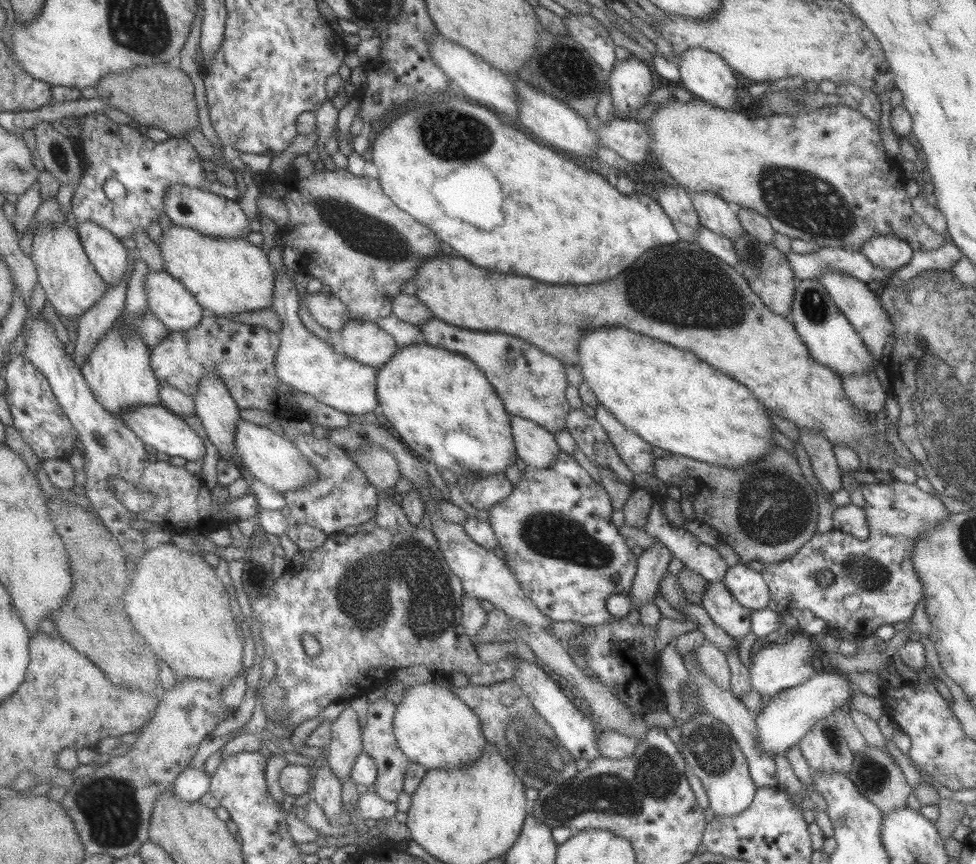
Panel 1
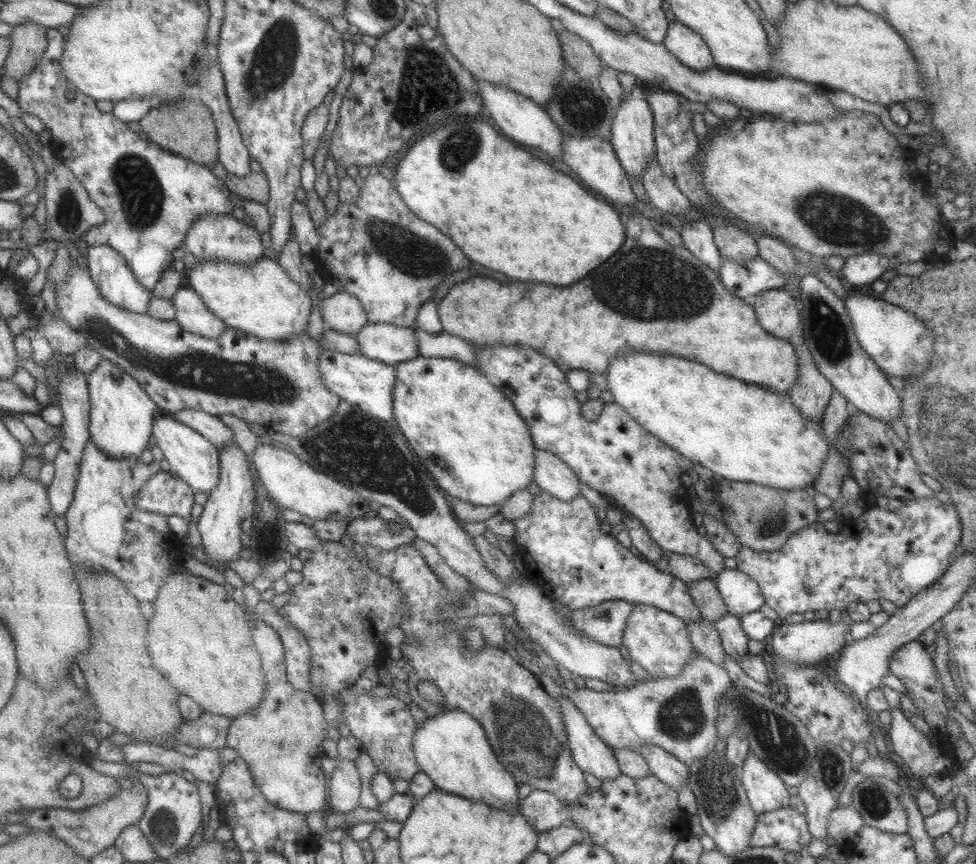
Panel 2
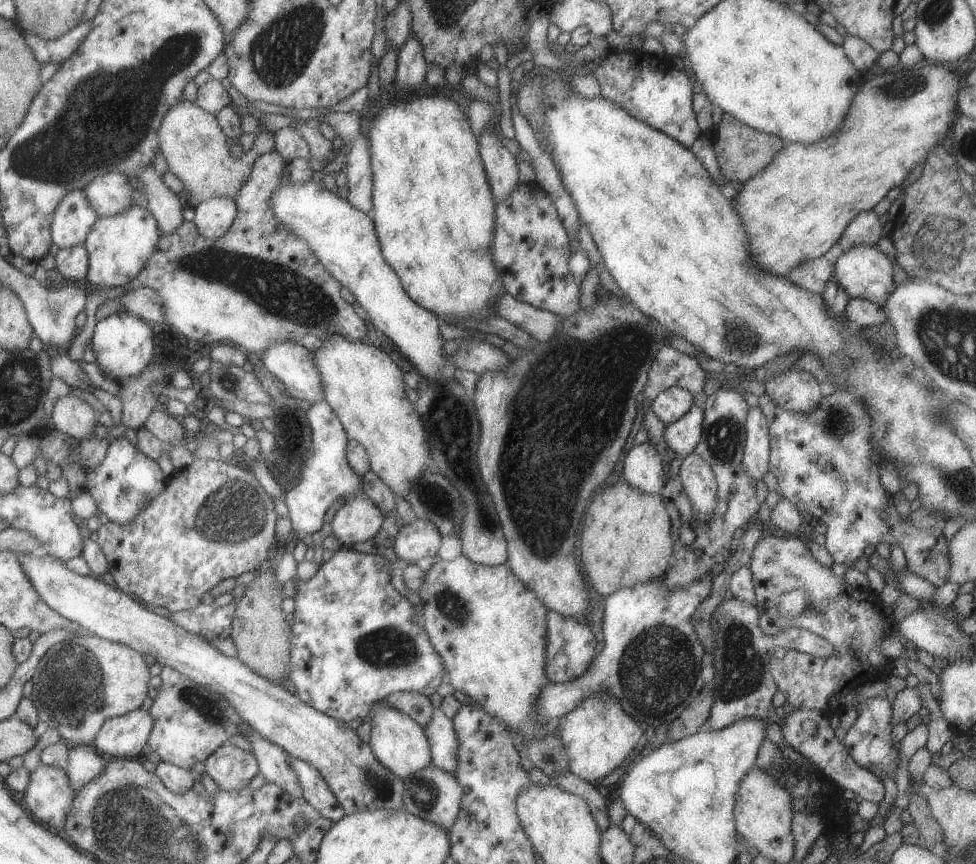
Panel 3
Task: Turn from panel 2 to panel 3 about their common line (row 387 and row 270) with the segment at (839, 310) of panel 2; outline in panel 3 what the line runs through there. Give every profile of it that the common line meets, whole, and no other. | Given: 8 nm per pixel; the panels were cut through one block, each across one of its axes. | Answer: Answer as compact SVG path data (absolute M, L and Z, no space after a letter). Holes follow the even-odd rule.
M876 245L851 246L849 250L841 252L835 260L832 276L845 288L848 298L863 298L884 308L887 296L892 292L895 283L892 280L892 266L887 256L881 254Z

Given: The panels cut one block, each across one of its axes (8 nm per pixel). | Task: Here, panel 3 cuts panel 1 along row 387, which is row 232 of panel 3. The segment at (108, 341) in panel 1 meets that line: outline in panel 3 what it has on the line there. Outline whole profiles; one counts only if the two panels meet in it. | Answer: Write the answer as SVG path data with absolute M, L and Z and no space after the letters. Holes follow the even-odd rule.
M139 205L131 206L115 216L98 218L83 242L88 256L84 284L88 288L108 288L123 286L133 281L139 270L145 266L147 258L153 254L159 237L155 218L146 208Z

